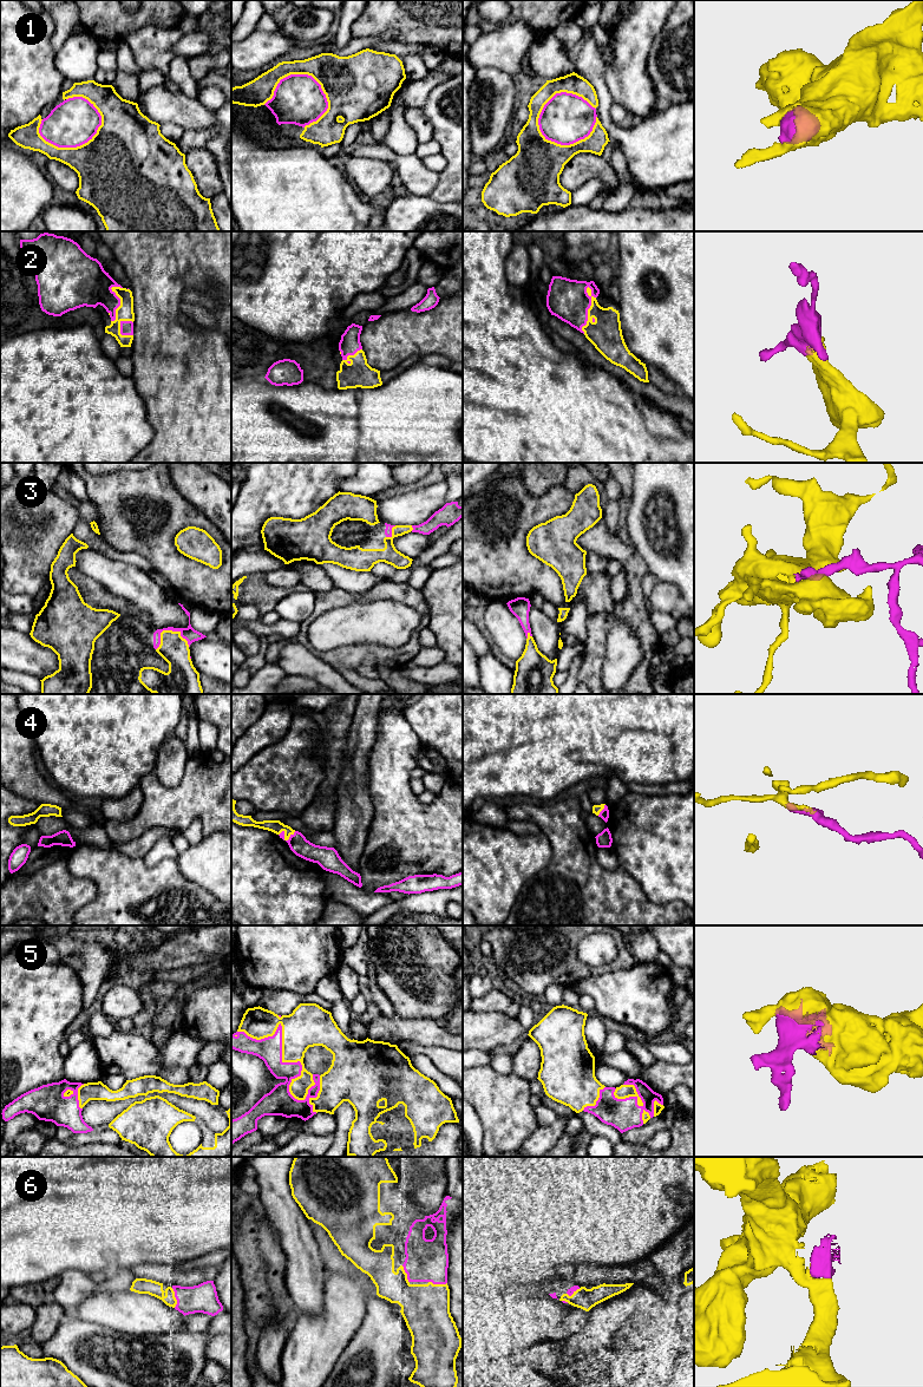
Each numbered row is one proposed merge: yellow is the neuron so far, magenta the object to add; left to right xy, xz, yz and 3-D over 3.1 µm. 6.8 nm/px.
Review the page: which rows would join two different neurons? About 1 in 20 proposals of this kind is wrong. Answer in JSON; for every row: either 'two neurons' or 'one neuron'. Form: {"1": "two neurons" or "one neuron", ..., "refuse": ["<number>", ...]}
{"1": "one neuron", "2": "one neuron", "3": "one neuron", "4": "one neuron", "5": "one neuron", "6": "one neuron", "refuse": []}

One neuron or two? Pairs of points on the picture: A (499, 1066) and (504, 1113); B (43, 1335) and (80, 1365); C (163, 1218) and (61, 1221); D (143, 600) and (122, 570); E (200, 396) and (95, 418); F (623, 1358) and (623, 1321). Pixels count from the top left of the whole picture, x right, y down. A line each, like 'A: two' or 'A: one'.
A: two
B: two
C: one
D: one
E: two
F: two

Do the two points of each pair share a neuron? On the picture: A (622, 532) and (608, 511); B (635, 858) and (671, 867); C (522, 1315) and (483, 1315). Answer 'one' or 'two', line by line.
A: two
B: one
C: one

